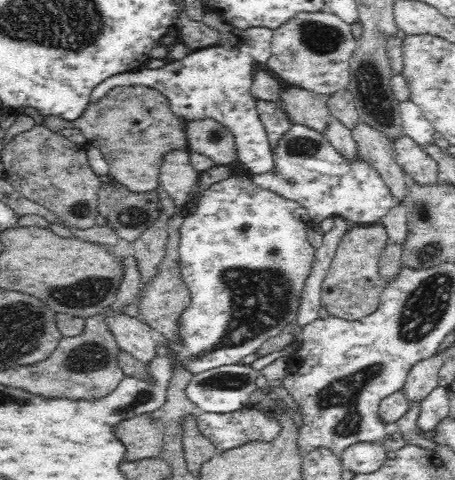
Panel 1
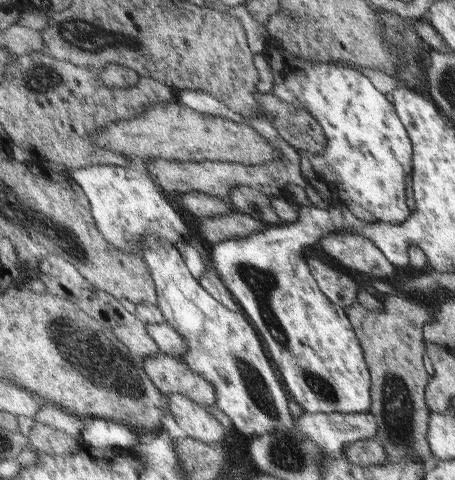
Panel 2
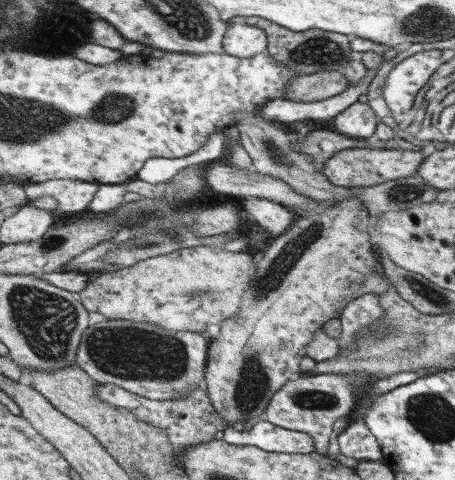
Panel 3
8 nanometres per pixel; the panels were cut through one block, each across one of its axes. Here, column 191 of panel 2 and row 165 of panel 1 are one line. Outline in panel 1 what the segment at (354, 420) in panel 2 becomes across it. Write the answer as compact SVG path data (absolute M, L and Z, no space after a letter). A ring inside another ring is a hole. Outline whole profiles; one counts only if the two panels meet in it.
M294 124L288 134L272 146L276 170L270 174L250 174L250 180L286 200L298 202L312 224L322 224L326 218L346 216L360 226L374 226L396 208L400 202L392 196L382 176L364 160L344 158L324 136L324 132Z

